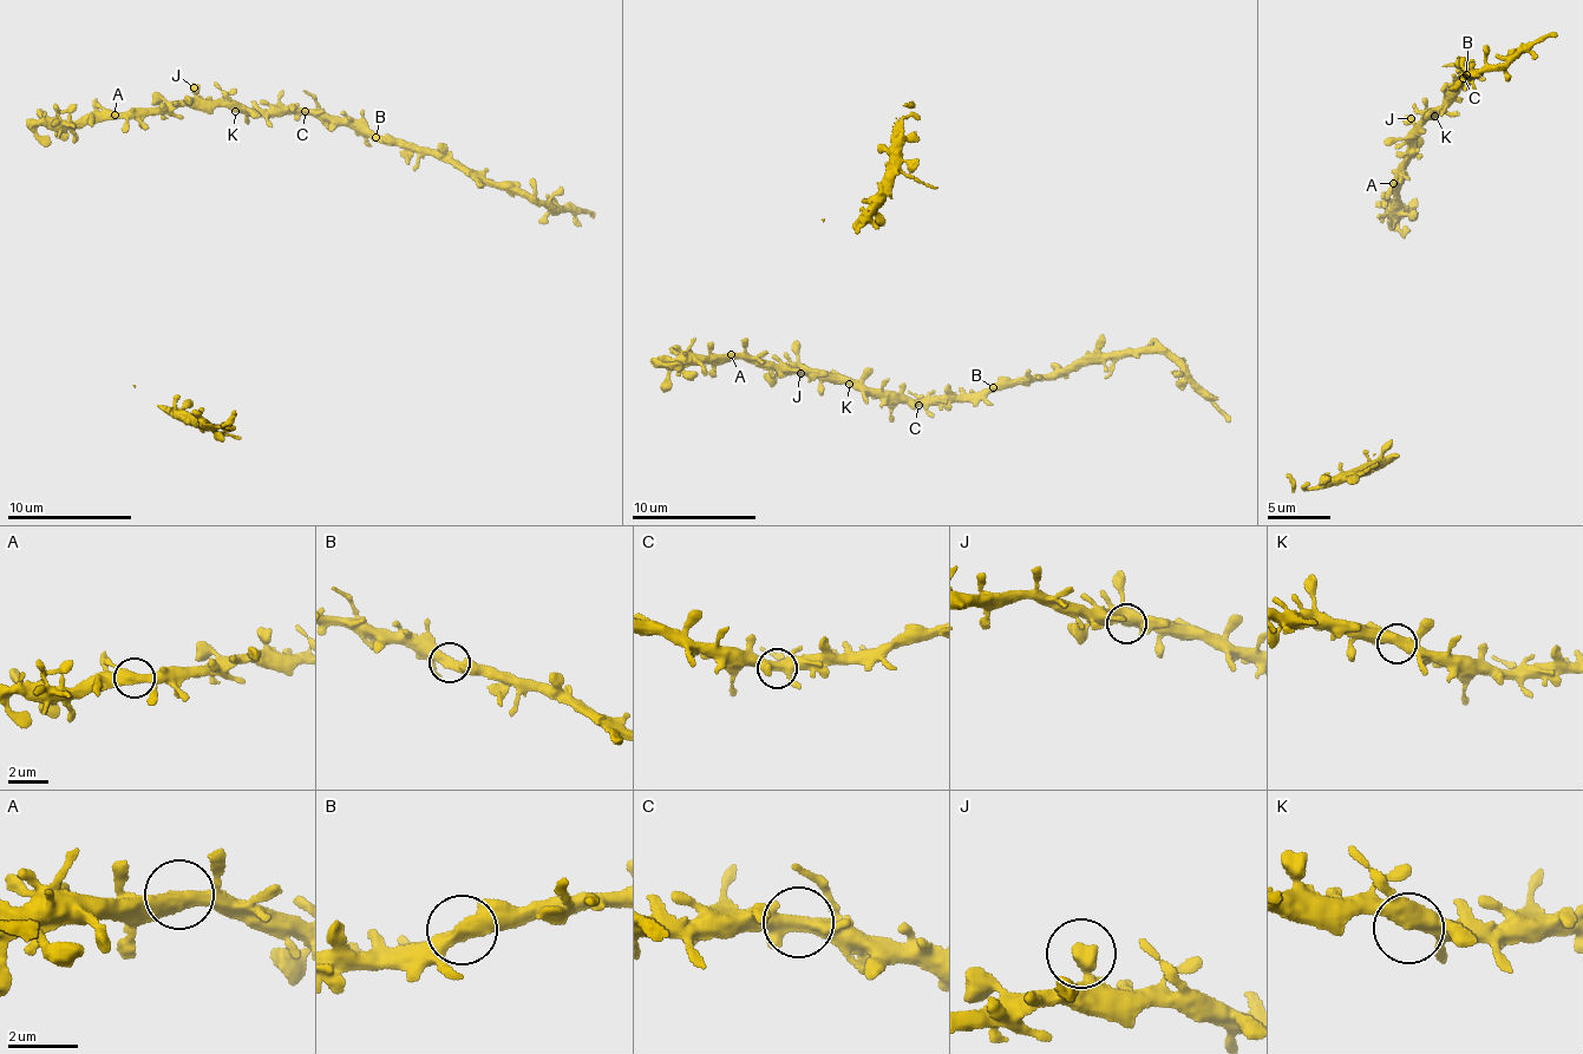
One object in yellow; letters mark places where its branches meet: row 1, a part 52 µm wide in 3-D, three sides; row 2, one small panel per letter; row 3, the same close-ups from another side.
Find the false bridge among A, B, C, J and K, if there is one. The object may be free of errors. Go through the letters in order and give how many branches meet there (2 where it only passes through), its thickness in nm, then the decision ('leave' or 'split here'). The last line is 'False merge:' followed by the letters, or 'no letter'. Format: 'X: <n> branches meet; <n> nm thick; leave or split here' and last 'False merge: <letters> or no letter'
A: 3 branches meet; 360 nm thick; leave
B: 3 branches meet; 400 nm thick; leave
C: 3 branches meet; 400 nm thick; leave
J: 1 branches meet; 550 nm thick; leave
K: 3 branches meet; 420 nm thick; leave
False merge: no letter

